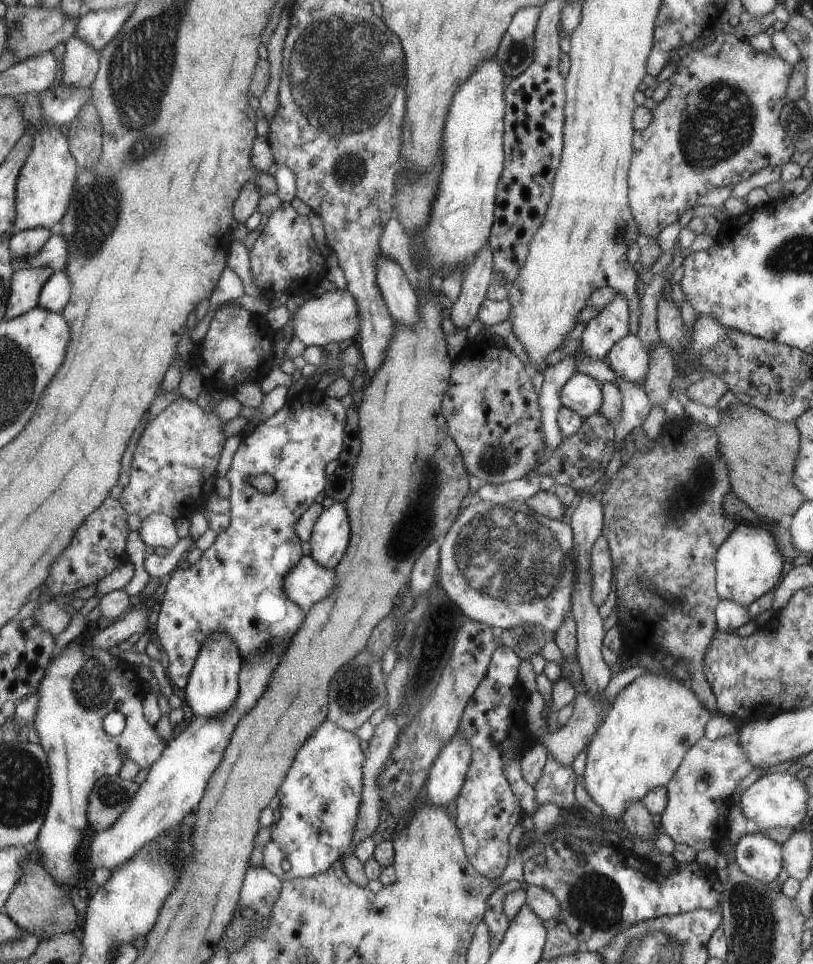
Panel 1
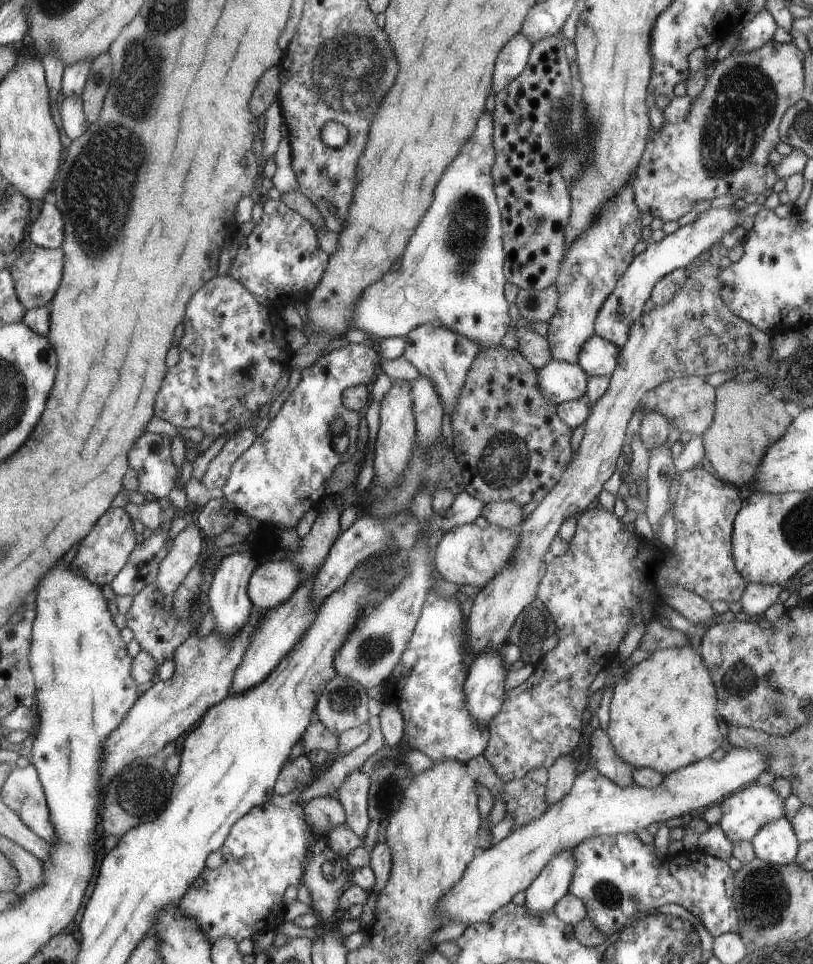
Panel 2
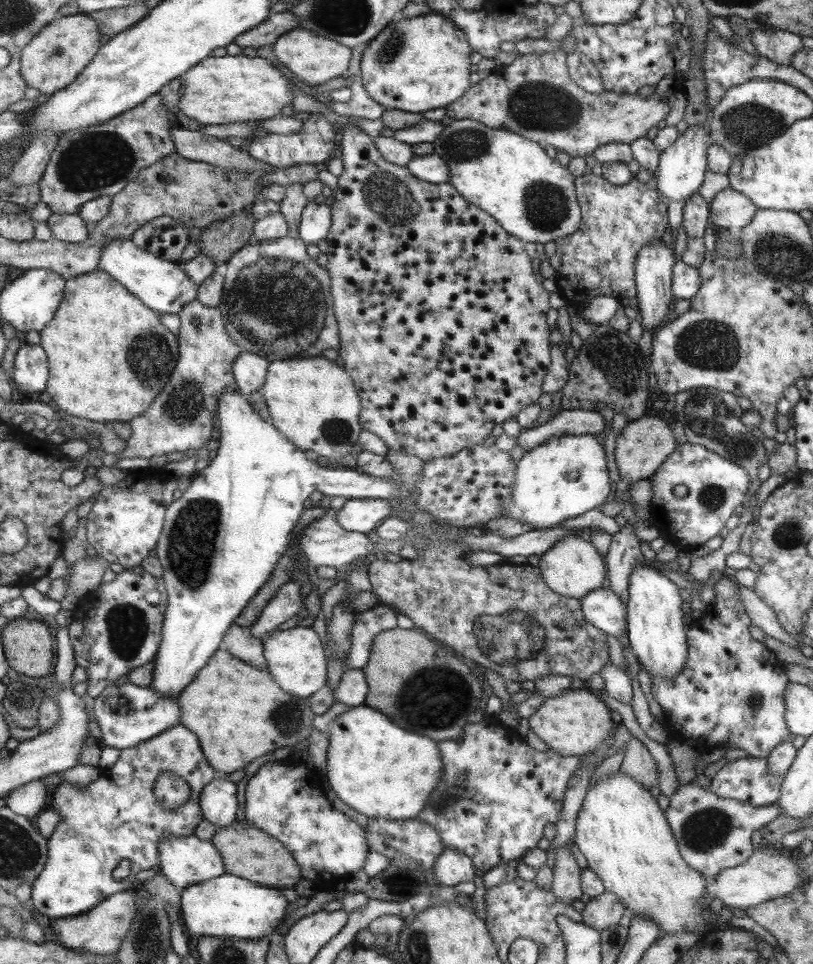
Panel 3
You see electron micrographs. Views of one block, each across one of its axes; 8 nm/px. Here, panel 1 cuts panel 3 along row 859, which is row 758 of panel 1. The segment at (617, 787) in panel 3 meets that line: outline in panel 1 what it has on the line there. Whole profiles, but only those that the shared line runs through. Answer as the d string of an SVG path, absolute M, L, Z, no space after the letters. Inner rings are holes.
M641 674L616 694L597 733L584 748L587 794L607 818L619 821L627 804L669 782L713 715L685 682L670 675Z

